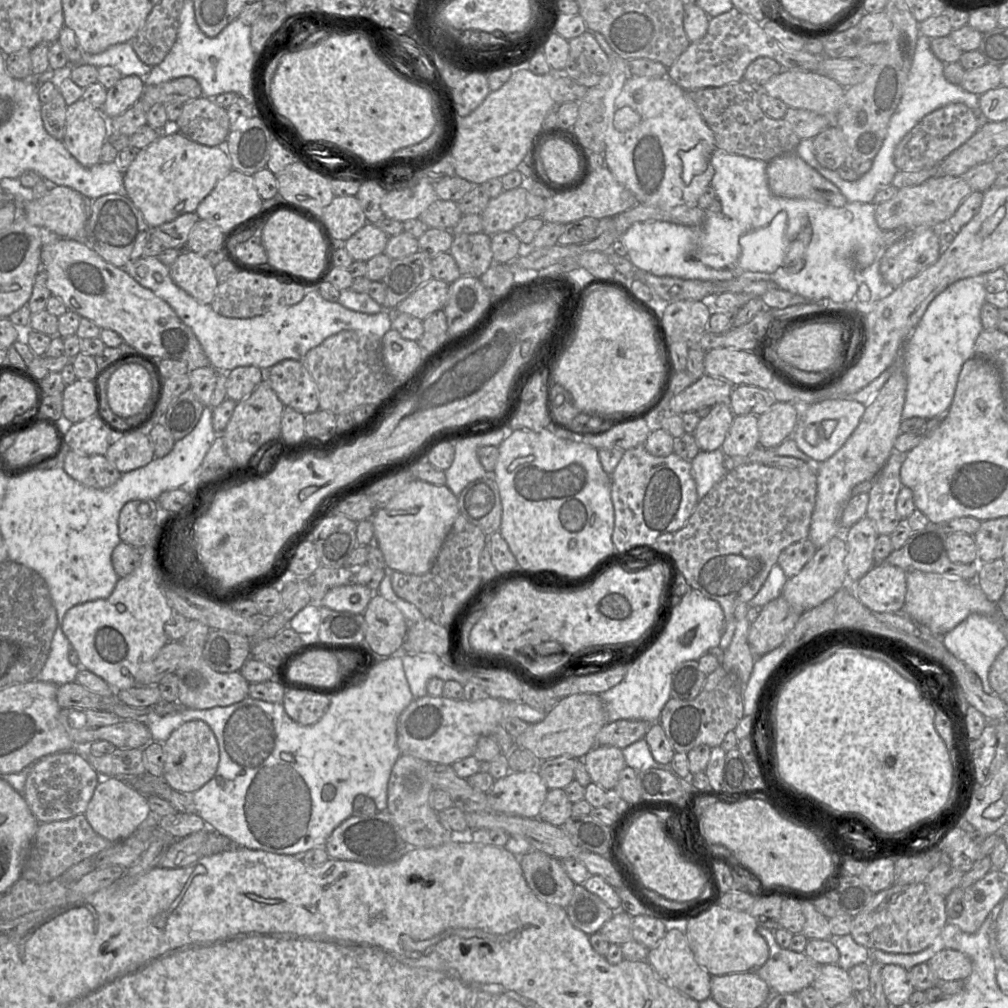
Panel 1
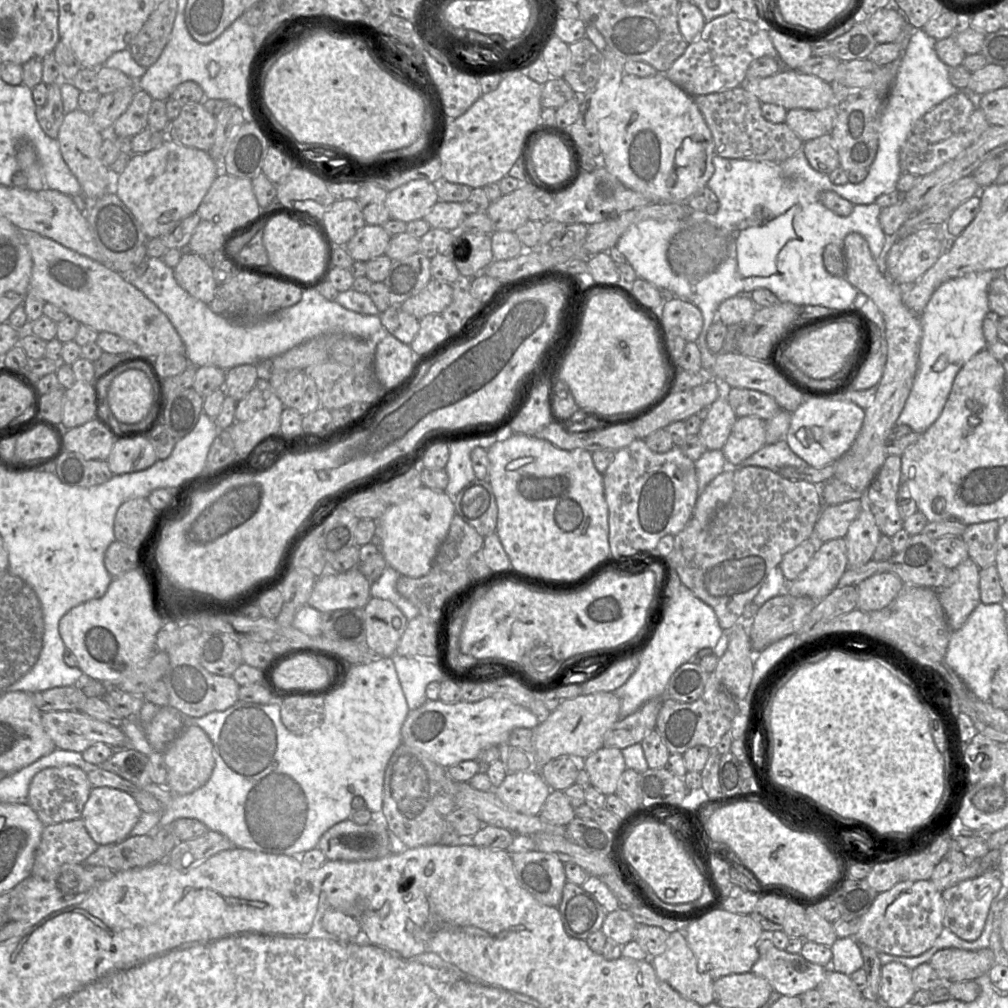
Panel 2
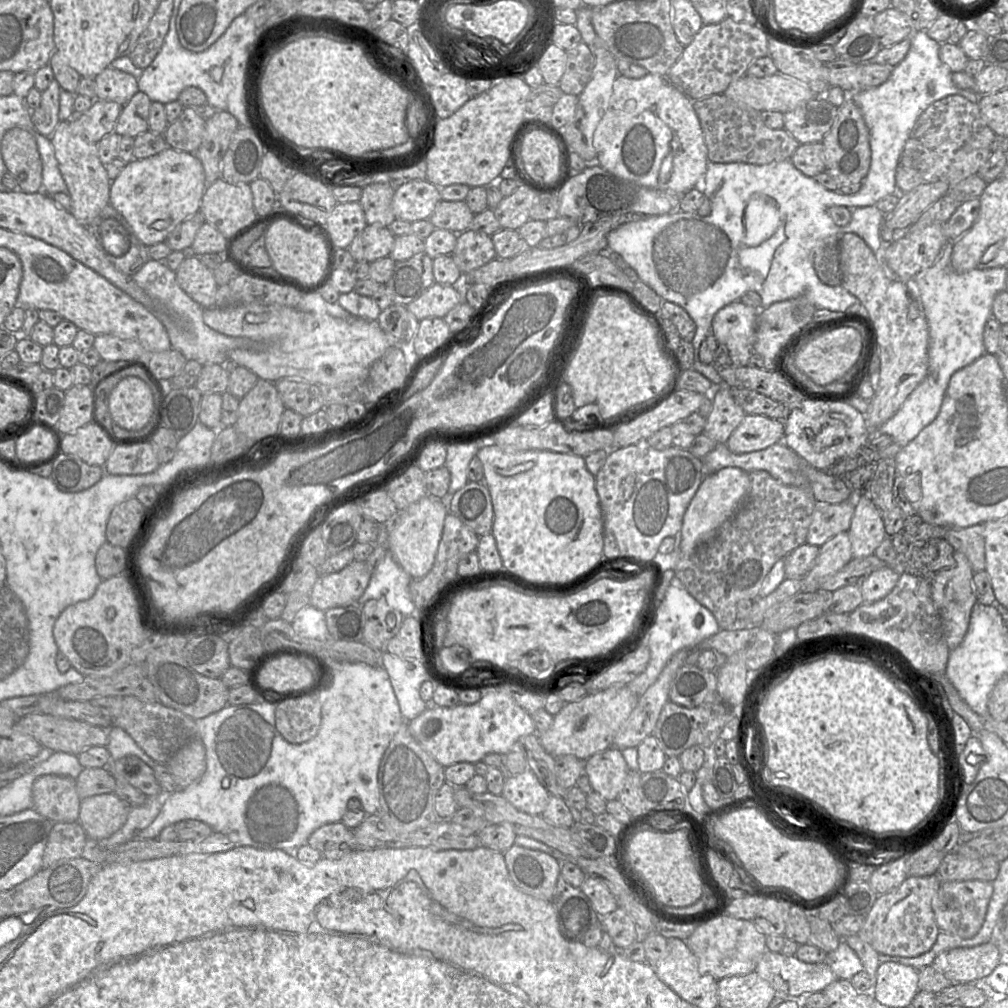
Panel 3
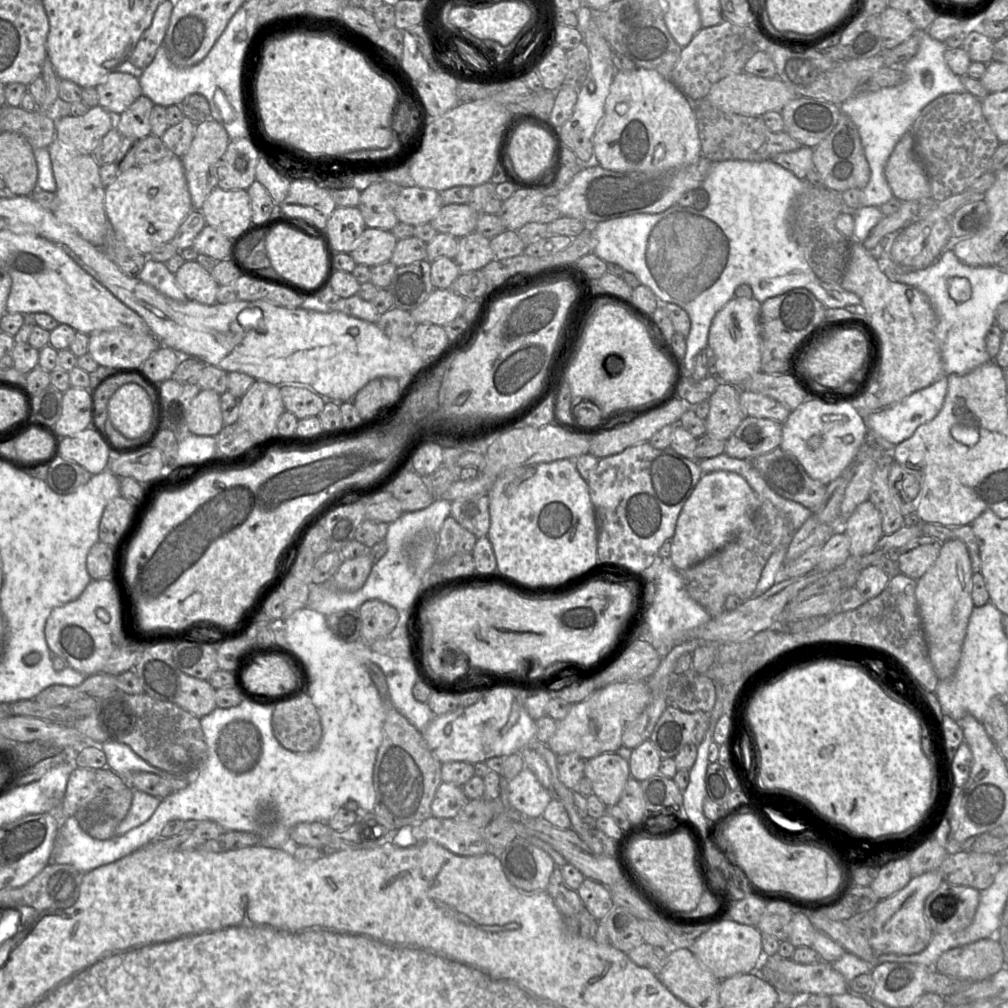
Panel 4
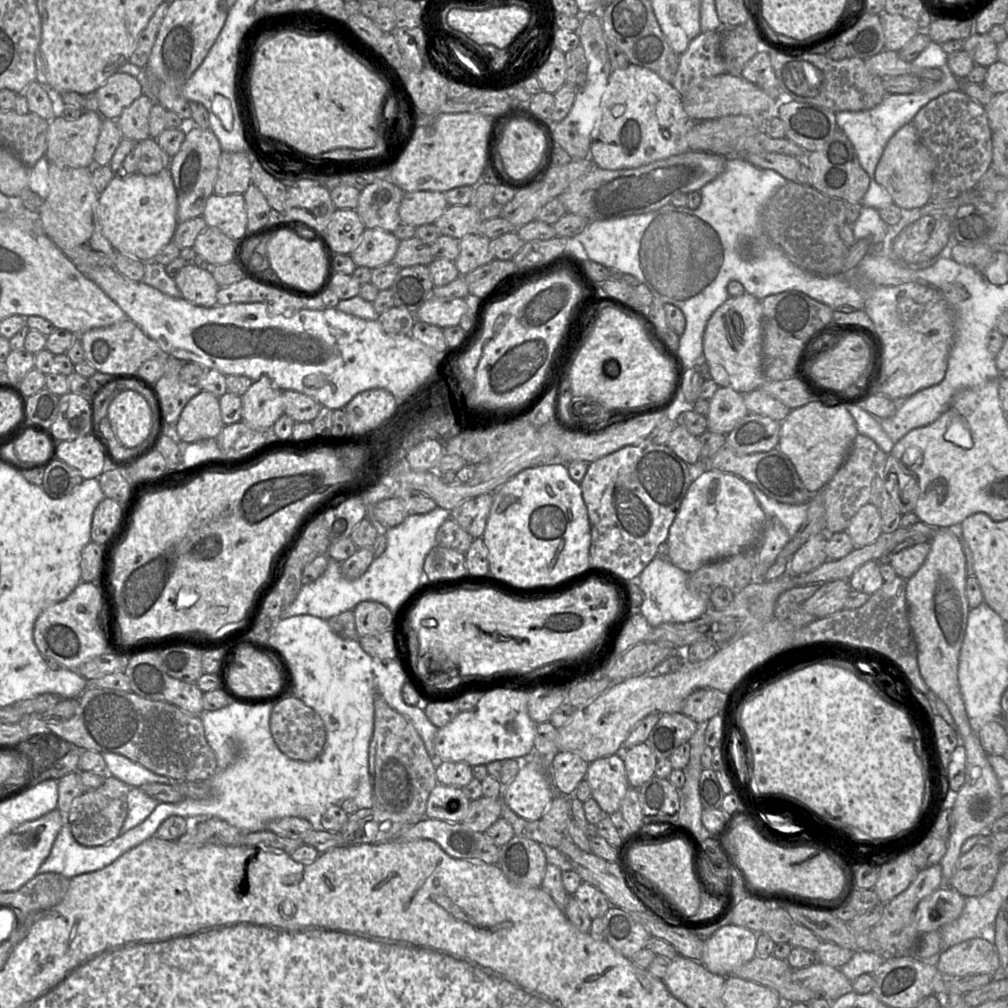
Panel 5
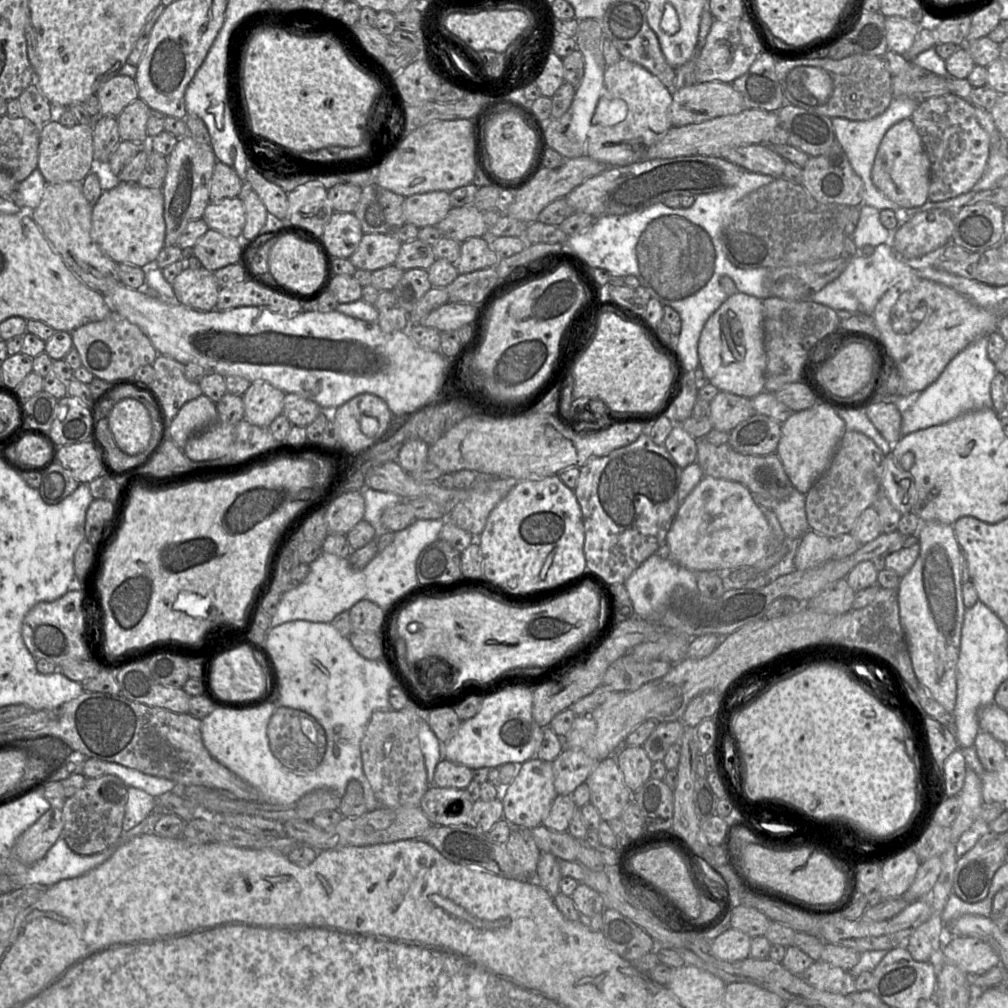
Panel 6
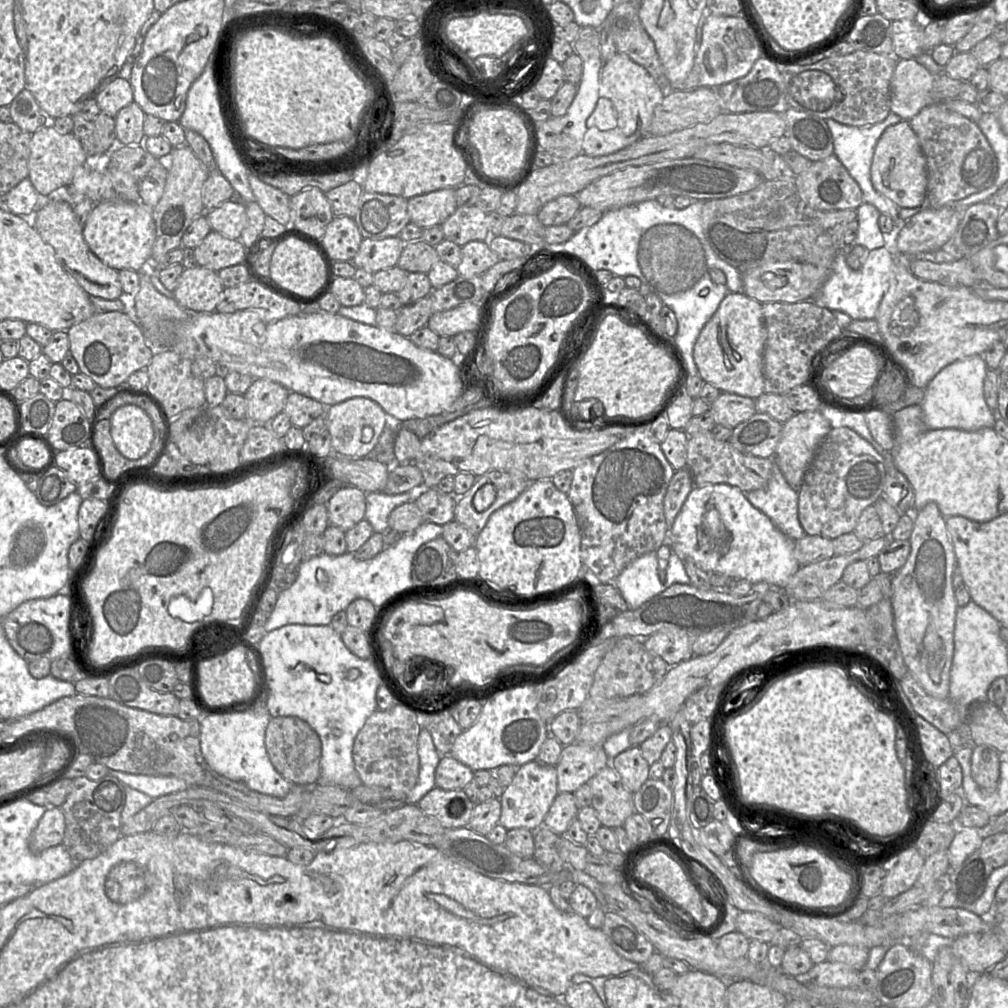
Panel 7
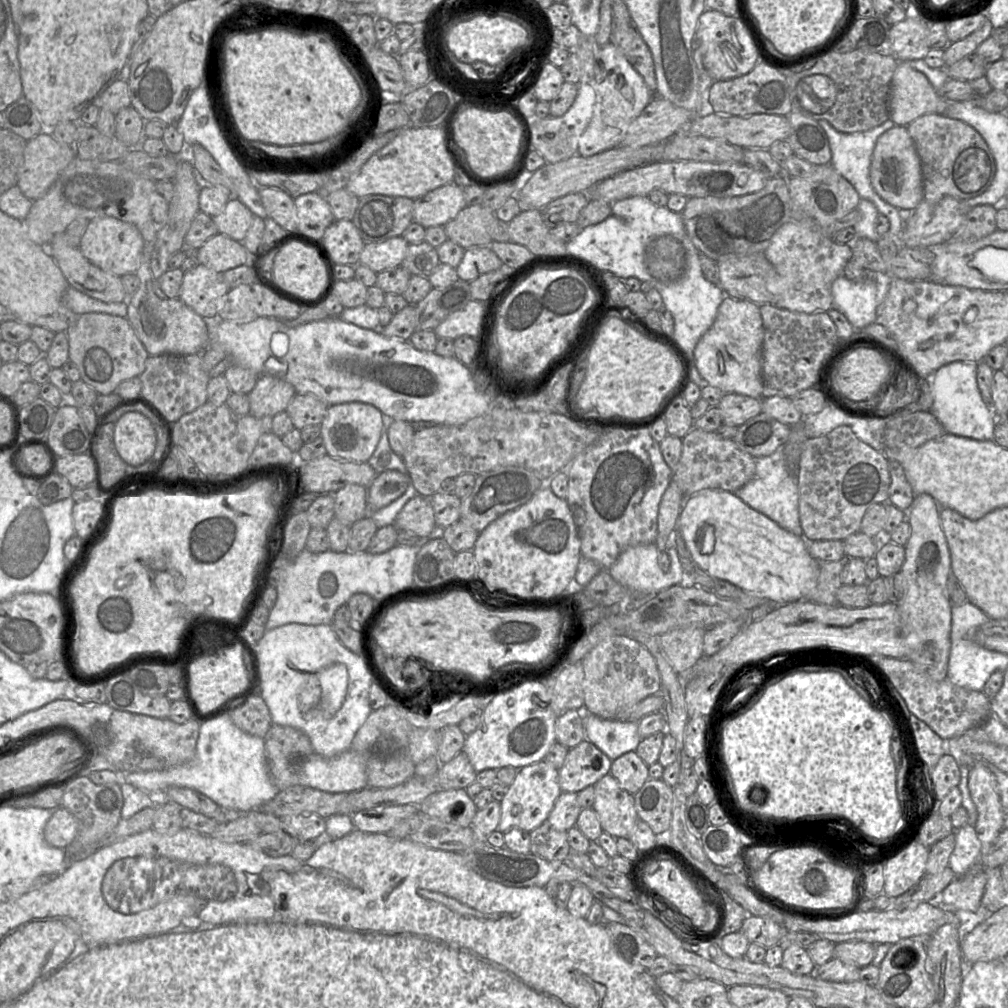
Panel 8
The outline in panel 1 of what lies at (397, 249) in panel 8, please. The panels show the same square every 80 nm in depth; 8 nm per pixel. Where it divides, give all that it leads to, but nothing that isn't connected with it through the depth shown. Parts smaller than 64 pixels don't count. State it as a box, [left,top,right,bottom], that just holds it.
[339,223,389,262]

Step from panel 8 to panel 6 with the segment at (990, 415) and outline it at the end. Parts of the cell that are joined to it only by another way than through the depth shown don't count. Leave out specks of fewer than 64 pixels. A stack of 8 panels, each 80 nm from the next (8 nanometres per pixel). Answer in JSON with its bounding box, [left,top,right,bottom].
[901,336,997,435]

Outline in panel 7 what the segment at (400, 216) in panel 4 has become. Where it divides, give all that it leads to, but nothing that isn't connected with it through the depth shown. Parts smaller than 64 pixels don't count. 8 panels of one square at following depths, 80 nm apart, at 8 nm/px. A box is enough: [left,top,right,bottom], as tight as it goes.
[408,188,457,228]

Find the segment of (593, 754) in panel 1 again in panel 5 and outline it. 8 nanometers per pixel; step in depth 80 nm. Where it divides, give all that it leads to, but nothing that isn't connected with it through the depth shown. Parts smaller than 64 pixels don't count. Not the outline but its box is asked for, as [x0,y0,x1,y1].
[586,754,630,815]

